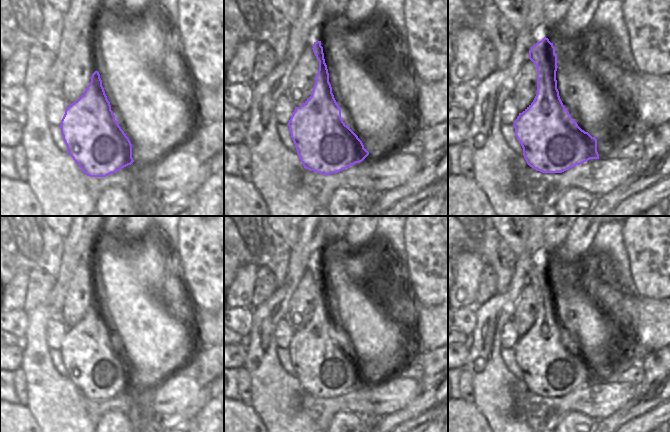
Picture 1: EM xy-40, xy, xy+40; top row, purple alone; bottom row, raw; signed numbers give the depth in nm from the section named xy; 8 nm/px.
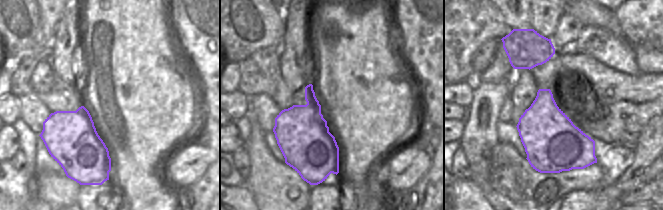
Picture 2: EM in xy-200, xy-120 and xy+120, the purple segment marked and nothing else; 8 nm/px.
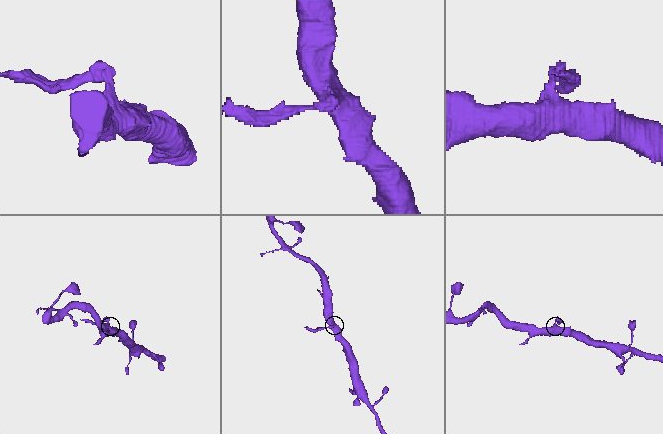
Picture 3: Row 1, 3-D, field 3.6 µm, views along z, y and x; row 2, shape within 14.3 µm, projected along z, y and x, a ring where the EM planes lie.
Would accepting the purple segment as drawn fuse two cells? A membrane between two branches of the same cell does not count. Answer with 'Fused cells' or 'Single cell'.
Fused cells

